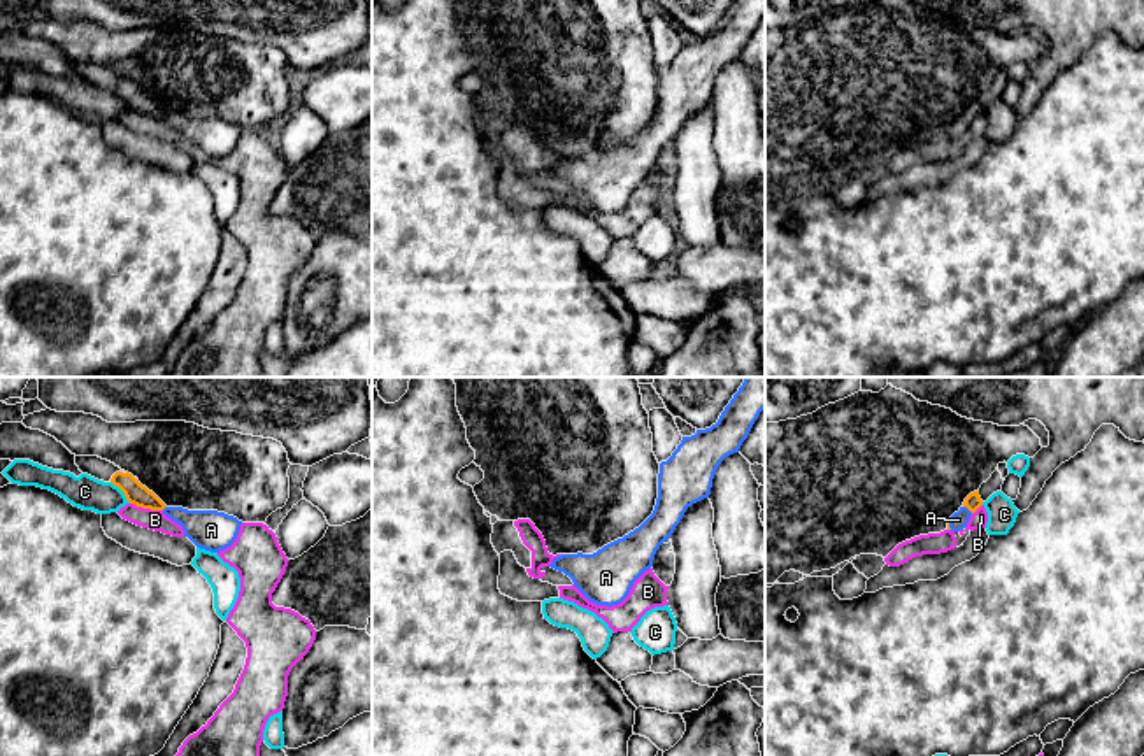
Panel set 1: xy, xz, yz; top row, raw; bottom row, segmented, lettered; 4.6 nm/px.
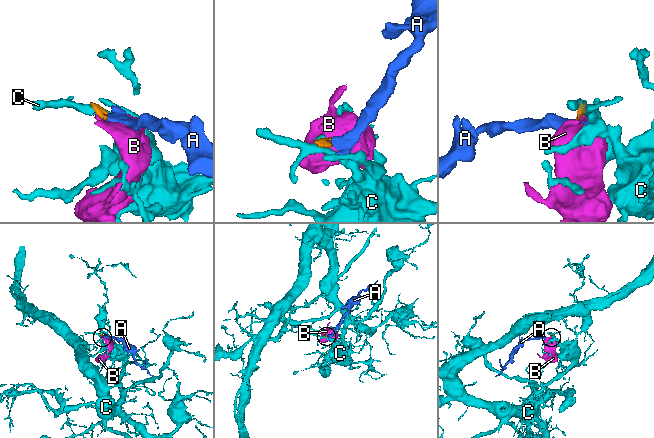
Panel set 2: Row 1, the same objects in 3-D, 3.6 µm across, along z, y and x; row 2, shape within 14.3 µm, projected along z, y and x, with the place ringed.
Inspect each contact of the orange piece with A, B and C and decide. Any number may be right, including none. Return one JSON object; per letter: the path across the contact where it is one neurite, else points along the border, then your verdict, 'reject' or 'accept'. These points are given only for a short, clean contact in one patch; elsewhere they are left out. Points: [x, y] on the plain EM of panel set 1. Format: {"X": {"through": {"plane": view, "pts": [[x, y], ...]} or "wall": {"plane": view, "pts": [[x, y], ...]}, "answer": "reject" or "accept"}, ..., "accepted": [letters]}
{"A": {"answer": "accept"}, "B": {"wall": {"plane": "xy", "pts": [[130, 109], [162, 118]]}, "answer": "reject"}, "C": {"wall": {"plane": "xy", "pts": [[111, 88], [130, 109]]}, "answer": "reject"}, "accepted": ["A"]}

